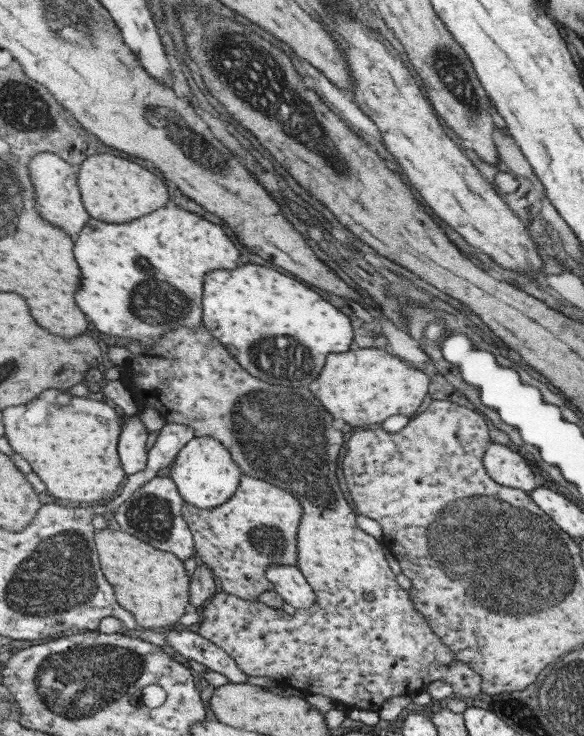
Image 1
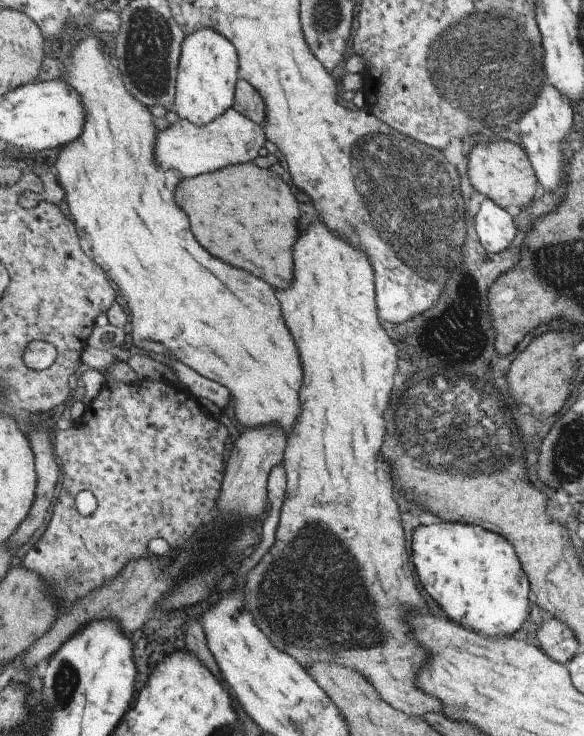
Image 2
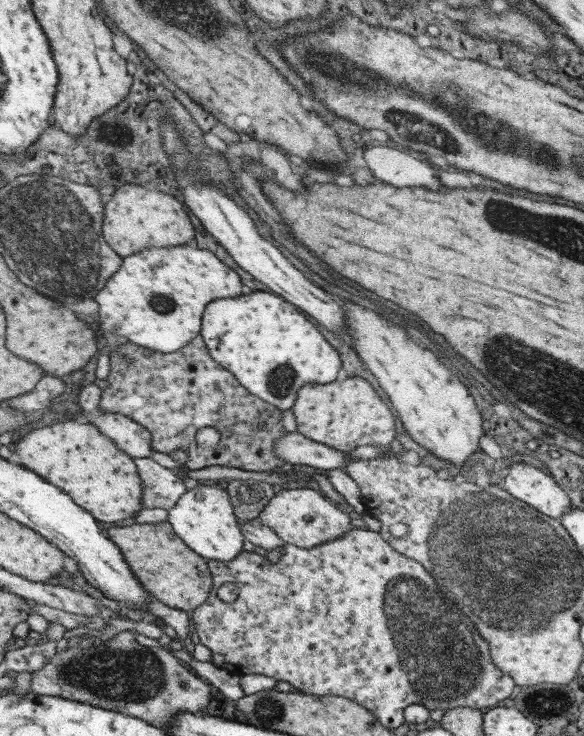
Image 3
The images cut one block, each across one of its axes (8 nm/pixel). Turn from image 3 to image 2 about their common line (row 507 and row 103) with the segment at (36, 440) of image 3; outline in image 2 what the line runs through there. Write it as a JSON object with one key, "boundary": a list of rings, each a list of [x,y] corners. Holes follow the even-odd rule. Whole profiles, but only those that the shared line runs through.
{"boundary":[[[85,34],[73,48],[73,62],[65,66],[61,76],[61,80],[83,94],[83,106],[87,106],[87,130],[83,130],[83,138],[62,148],[55,165],[60,185],[66,192],[68,211],[81,234],[83,250],[106,270],[110,280],[119,286],[118,294],[131,308],[130,339],[134,351],[148,353],[157,360],[173,356],[185,362],[195,372],[231,390],[237,418],[245,426],[279,424],[291,436],[293,418],[301,416],[299,388],[305,372],[275,290],[265,280],[213,258],[197,242],[189,216],[175,202],[175,190],[181,180],[179,172],[163,170],[155,162],[155,144],[160,132],[155,126],[155,116],[127,90],[121,70],[103,48],[106,47],[101,38]]]}

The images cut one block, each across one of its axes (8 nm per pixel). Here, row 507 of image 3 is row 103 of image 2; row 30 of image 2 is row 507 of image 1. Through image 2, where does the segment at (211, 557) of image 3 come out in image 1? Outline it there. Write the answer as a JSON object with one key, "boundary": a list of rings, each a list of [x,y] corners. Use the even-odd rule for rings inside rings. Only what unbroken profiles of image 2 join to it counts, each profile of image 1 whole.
{"boundary":[[[197,436],[177,456],[170,470],[184,502],[203,510],[213,510],[229,502],[238,492],[244,472],[227,447],[212,436]]]}

